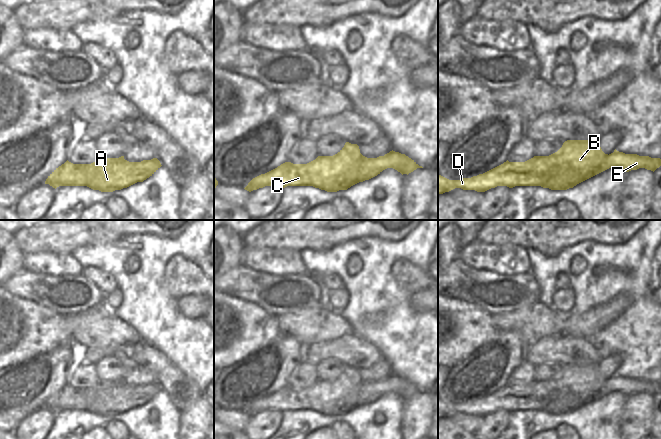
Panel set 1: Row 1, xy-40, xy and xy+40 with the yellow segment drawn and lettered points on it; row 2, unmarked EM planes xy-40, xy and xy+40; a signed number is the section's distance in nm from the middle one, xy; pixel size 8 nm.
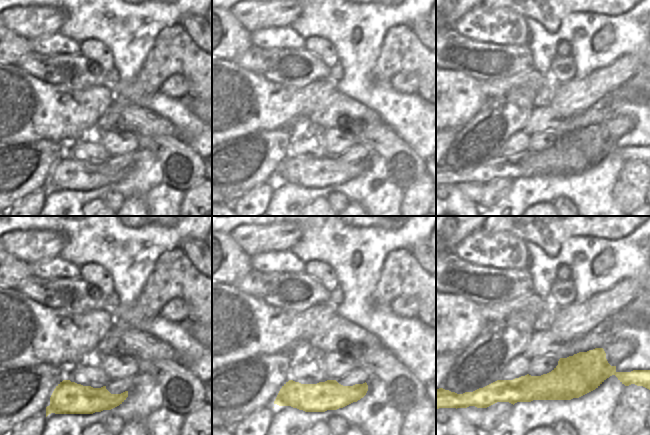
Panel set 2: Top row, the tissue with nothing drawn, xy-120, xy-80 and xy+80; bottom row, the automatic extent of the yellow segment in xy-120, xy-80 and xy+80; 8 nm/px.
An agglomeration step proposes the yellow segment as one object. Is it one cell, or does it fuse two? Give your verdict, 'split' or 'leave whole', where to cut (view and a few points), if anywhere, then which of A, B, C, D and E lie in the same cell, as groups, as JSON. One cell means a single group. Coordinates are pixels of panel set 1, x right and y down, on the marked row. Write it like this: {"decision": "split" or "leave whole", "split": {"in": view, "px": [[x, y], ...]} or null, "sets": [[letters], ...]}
{"decision": "split", "split": {"in": "xy", "px": [[384, 155], [390, 162], [390, 167]]}, "sets": [["A", "B", "C", "D"], ["E"]]}

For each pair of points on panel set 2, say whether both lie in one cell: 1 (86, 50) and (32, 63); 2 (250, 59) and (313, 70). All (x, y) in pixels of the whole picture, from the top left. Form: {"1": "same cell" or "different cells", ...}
{"1": "different cells", "2": "same cell"}

